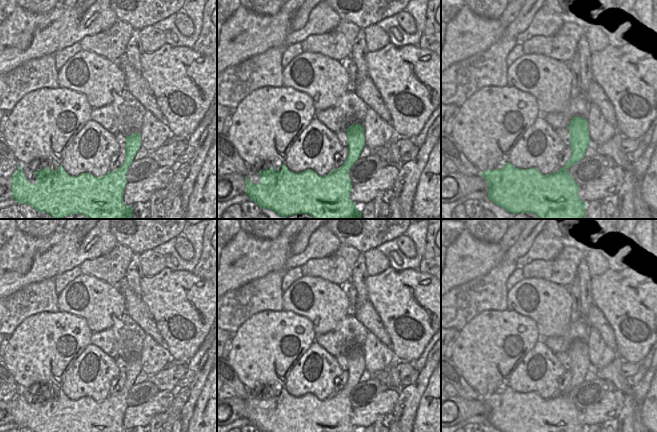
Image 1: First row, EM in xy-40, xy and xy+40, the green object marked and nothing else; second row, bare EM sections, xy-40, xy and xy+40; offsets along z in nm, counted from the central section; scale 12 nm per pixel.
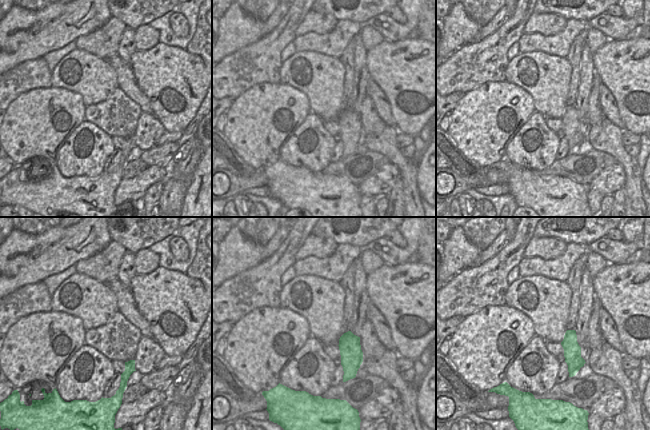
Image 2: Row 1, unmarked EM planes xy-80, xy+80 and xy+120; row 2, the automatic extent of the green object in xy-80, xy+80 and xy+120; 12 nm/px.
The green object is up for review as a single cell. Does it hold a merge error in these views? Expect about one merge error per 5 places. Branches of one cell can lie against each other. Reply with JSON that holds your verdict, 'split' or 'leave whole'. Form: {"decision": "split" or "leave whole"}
{"decision": "leave whole"}

